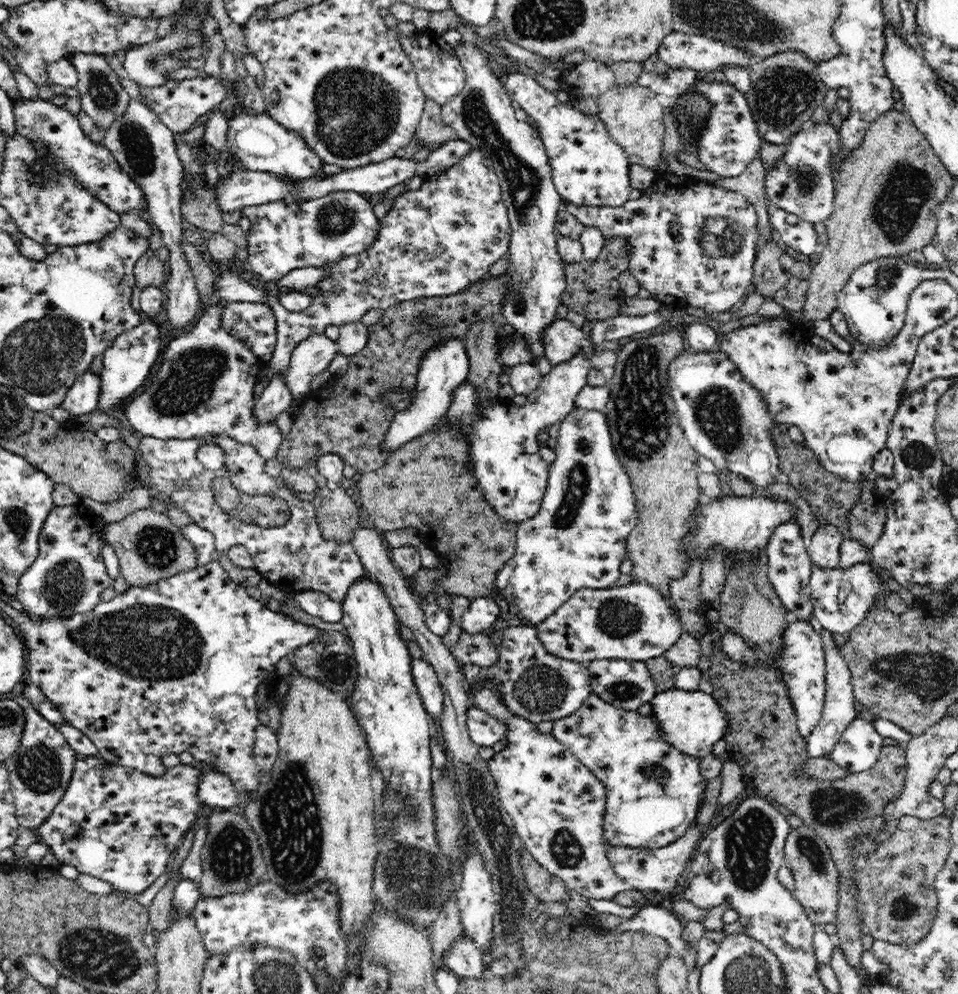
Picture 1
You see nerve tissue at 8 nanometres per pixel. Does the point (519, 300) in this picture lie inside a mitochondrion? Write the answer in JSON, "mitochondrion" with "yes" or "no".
{"mitochondrion":"yes"}

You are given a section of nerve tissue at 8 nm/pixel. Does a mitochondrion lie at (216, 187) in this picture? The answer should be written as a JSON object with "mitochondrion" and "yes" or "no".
{"mitochondrion":"no"}

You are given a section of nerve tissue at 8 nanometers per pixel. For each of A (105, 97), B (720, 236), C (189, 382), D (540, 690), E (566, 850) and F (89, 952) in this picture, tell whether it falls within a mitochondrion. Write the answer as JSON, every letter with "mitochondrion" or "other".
{"A":"mitochondrion","B":"mitochondrion","C":"mitochondrion","D":"mitochondrion","E":"mitochondrion","F":"mitochondrion"}

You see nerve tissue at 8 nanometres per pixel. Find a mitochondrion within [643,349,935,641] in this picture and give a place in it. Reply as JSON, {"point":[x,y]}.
{"point":[717,413]}

